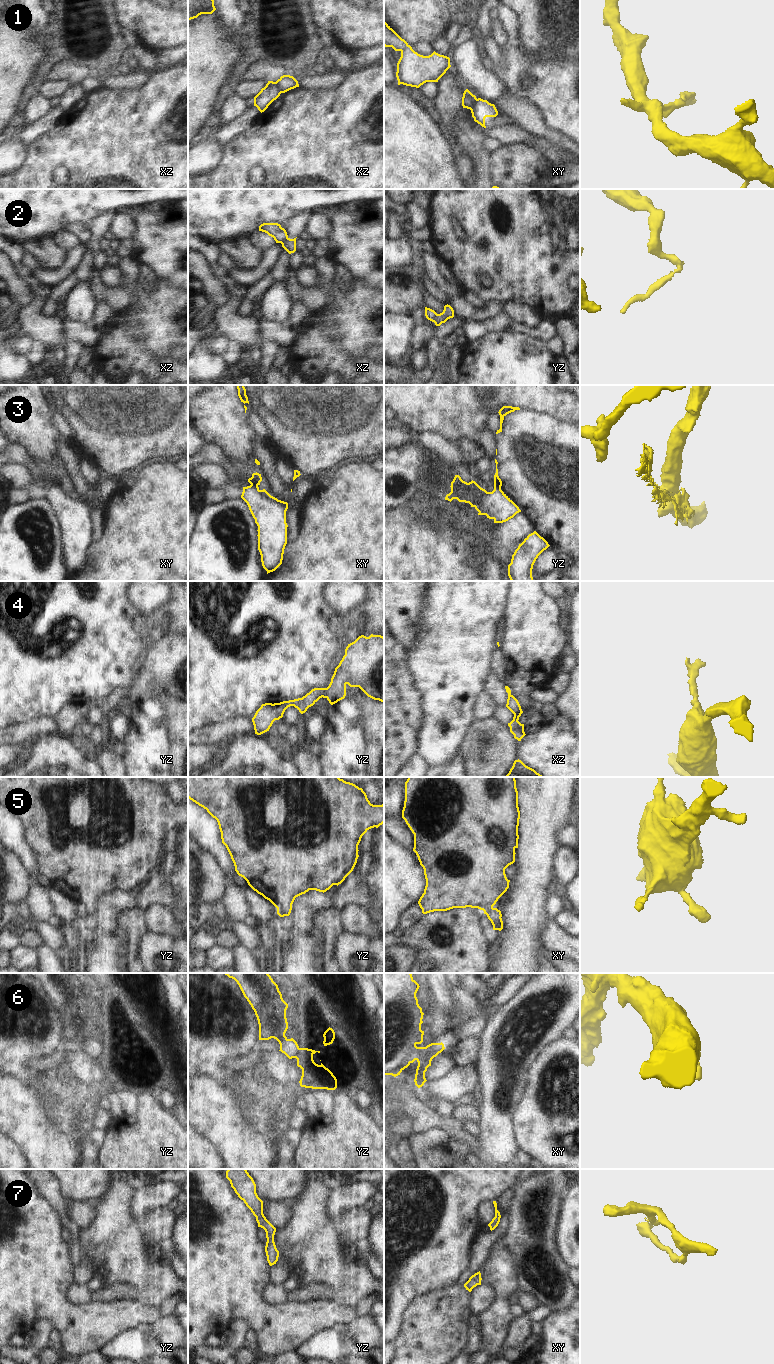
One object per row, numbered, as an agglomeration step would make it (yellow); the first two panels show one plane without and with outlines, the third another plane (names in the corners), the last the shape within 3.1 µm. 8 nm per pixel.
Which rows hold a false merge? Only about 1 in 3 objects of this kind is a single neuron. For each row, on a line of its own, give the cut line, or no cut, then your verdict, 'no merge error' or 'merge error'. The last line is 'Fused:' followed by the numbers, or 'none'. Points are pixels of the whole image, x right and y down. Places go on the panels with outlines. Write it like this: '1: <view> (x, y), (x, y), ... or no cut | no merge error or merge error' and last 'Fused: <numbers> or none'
1: xz (275, 82), (281, 92) | merge error
2: xz (287, 235), (281, 243) | merge error
3: xy (251, 483), (257, 485) | merge error
4: no cut | no merge error
5: no cut | no merge error
6: xy (438, 1052), (431, 1052), (426, 1057), (418, 1049), (416, 1059) | merge error
7: no cut | no merge error
Fused: 1, 2, 3, 6

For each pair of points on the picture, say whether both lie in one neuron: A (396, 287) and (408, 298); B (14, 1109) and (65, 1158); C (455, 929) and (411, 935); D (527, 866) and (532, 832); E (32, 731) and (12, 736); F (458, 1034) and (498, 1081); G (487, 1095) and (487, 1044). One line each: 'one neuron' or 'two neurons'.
A: one neuron
B: one neuron
C: one neuron
D: one neuron
E: one neuron
F: two neurons
G: one neuron

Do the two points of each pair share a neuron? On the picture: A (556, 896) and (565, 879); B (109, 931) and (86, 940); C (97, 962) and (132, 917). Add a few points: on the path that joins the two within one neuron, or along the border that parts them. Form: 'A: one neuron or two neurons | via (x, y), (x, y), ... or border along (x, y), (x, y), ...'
A: two neurons | border along (556, 889), (561, 893)
B: two neurons | border along (92, 930), (97, 945), (88, 958)
C: two neurons | border along (134, 907), (121, 913), (118, 919), (120, 927)

